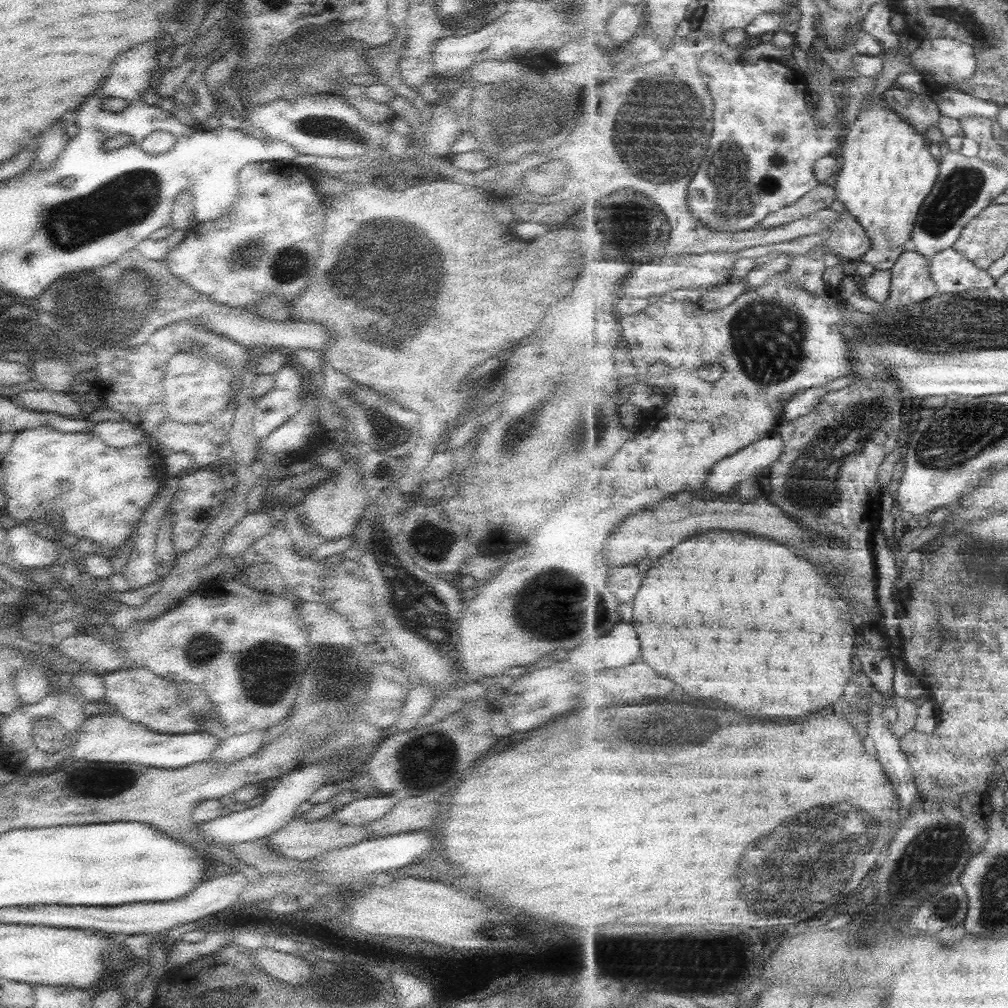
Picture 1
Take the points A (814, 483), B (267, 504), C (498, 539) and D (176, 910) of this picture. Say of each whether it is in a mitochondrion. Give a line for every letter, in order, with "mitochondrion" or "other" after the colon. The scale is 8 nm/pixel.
A: mitochondrion
B: other
C: other
D: other

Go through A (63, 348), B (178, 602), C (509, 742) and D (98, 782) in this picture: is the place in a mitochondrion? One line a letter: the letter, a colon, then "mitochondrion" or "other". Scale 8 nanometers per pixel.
A: mitochondrion
B: other
C: other
D: mitochondrion

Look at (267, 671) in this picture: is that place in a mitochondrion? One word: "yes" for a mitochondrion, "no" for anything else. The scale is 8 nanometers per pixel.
yes

